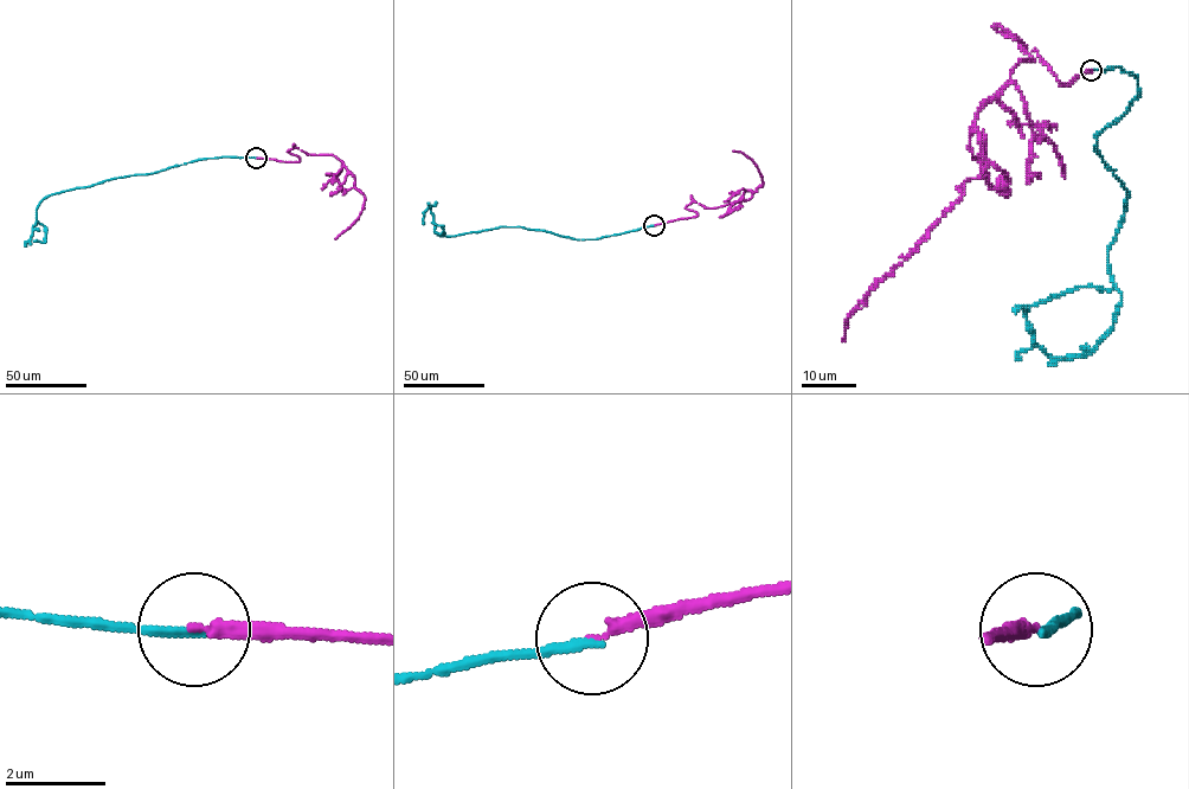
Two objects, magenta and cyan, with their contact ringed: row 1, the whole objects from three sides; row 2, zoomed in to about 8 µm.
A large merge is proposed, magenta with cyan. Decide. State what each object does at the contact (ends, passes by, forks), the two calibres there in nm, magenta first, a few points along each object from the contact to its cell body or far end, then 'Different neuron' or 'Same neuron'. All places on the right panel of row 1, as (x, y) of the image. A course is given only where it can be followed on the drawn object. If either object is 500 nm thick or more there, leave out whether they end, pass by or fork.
At the ring magenta ends. At the ring cyan ends. Thickness 240 nm (magenta) against 180 nm. Course of magenta: (1091, 70), (1062, 85), (996, 27), (1034, 61), (977, 111), (985, 171), (848, 315), (842, 340). Course of cyan: (1091, 70), (1116, 66), (1138, 88), (1097, 135), (1128, 192), (1113, 287), (1026, 312), (1048, 355), (1088, 352). Different neuron

